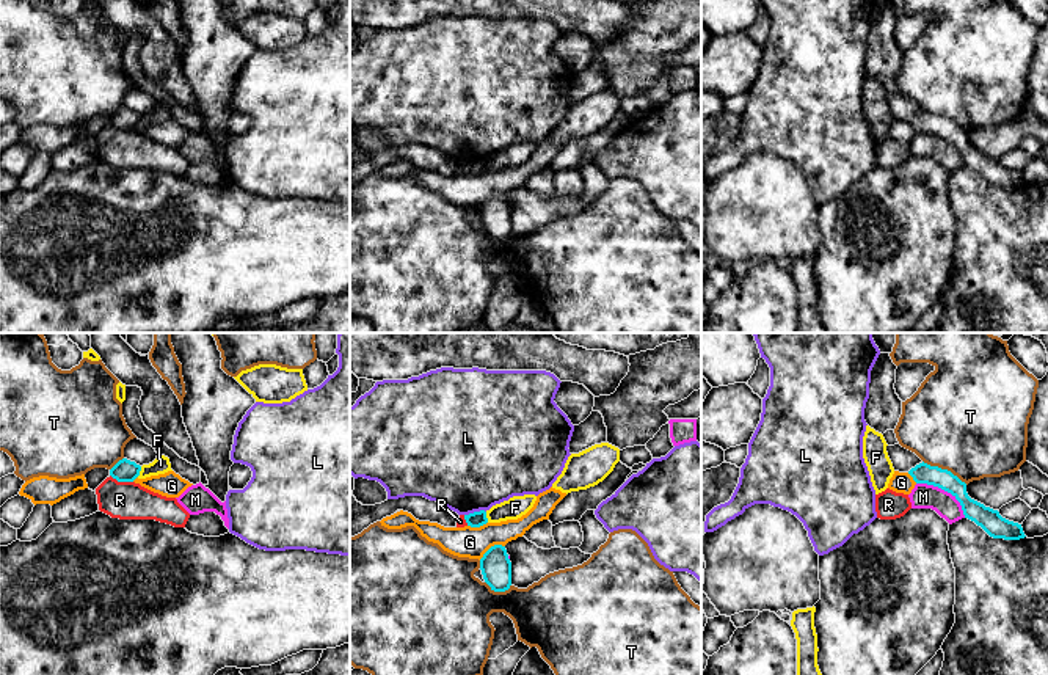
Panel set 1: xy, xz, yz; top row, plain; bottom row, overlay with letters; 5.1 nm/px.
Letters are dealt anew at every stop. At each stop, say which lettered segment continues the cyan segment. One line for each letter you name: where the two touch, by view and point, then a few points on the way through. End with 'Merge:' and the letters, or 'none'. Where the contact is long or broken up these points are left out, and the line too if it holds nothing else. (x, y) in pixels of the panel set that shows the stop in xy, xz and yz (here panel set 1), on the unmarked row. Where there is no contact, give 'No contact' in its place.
Merge: none

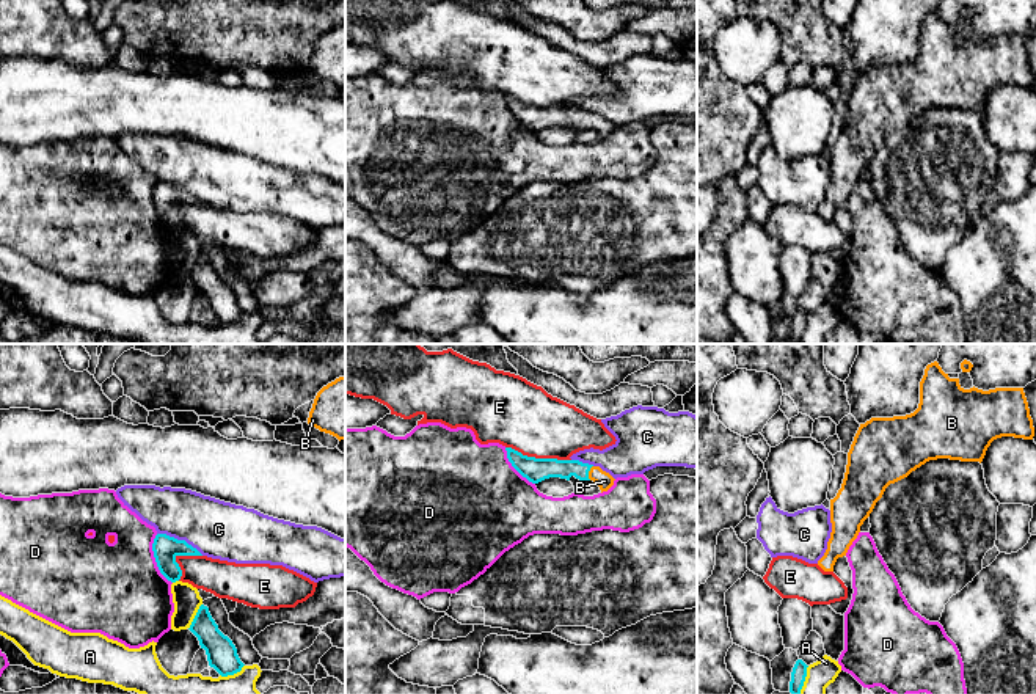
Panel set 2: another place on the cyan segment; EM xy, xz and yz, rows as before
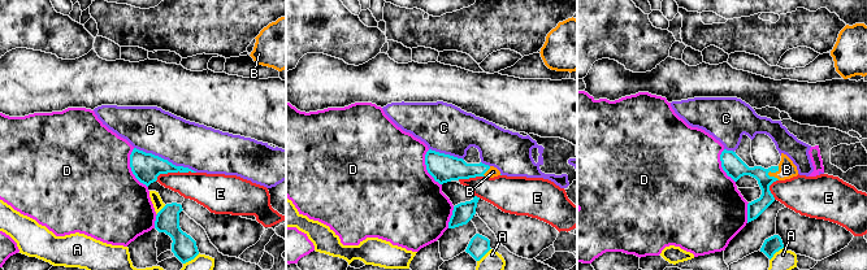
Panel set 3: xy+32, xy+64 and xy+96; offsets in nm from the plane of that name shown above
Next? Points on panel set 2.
B: Touches cyan at xz (587, 121). Path across: xz (539, 118), (578, 116), (587, 121), (595, 121), (605, 129)
Merge: B

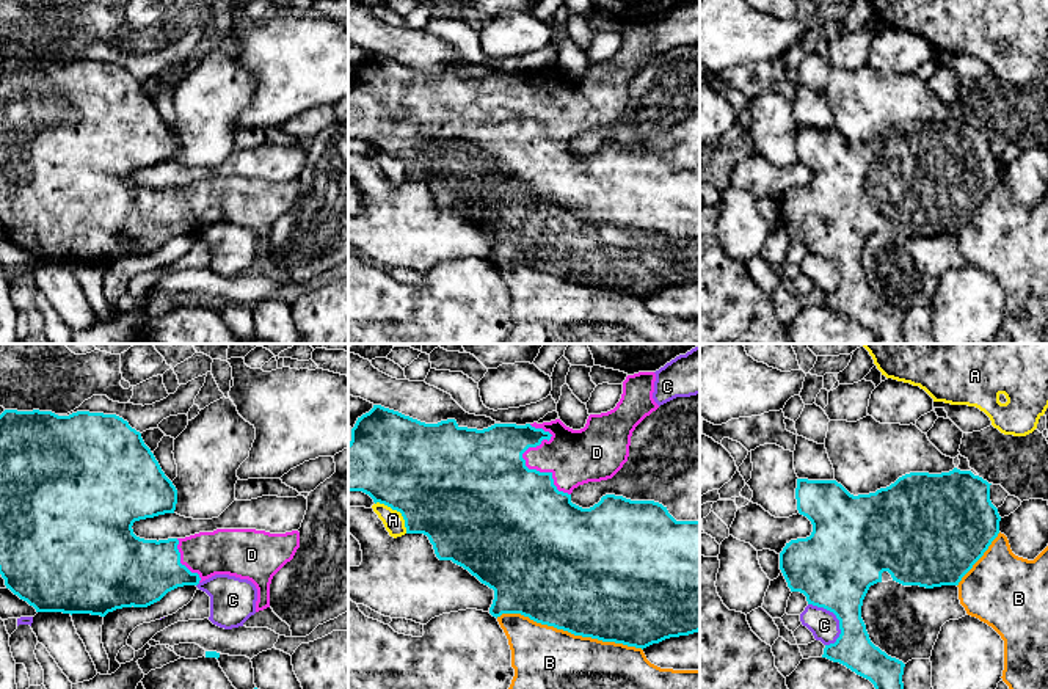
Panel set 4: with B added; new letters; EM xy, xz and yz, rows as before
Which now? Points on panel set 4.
D: Touches cyan at xz (524, 109)
Merge: D

